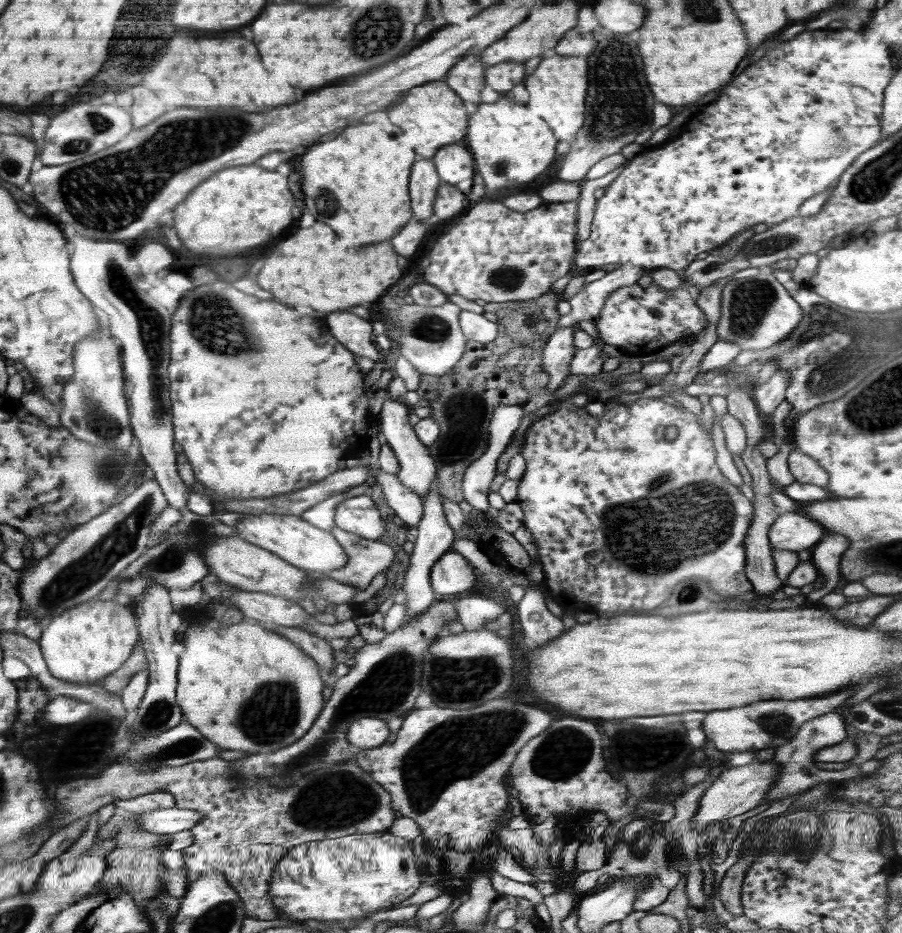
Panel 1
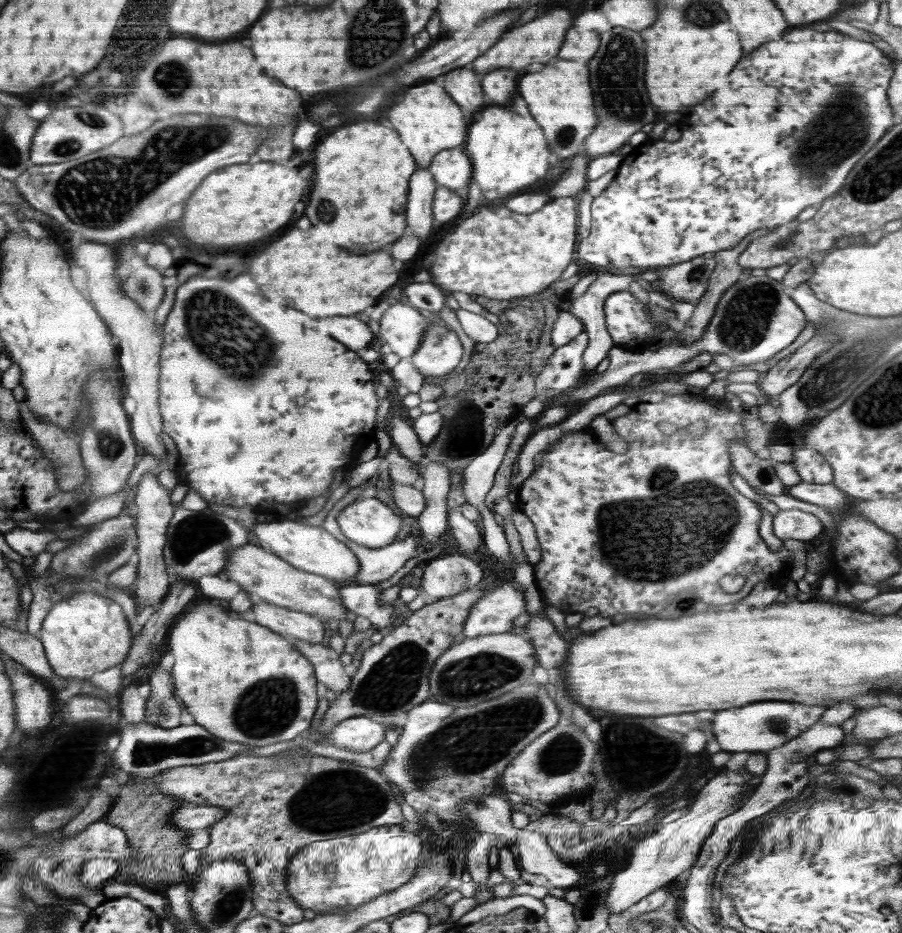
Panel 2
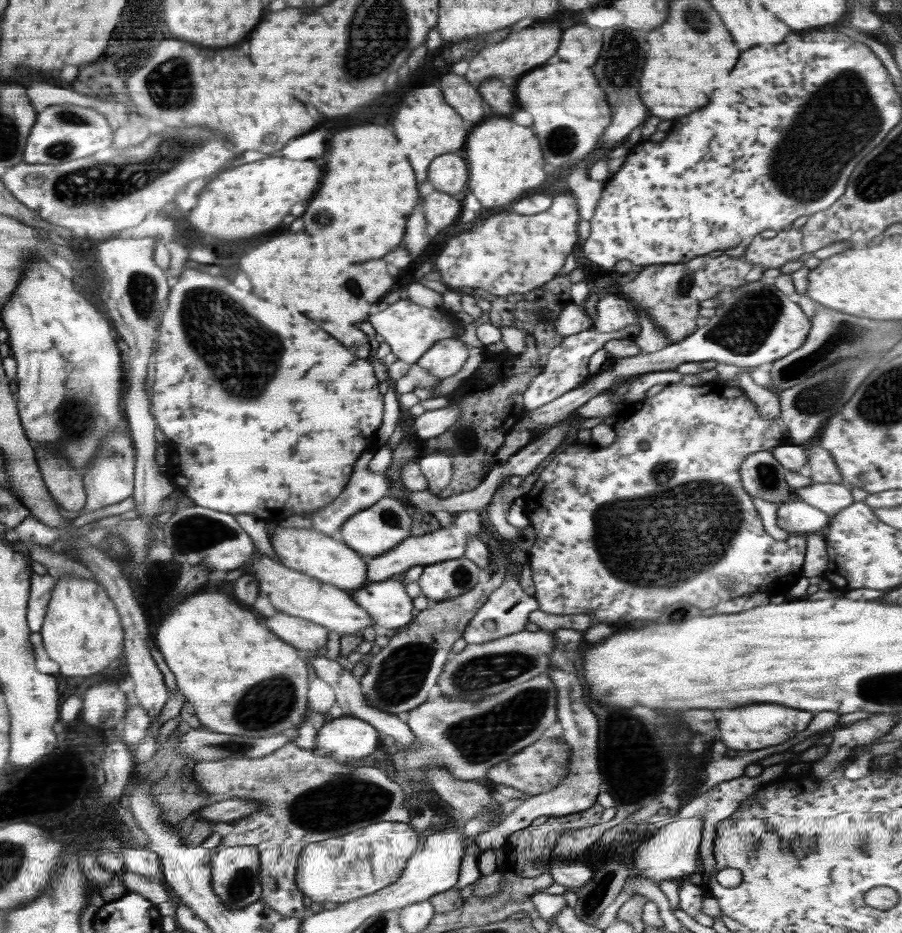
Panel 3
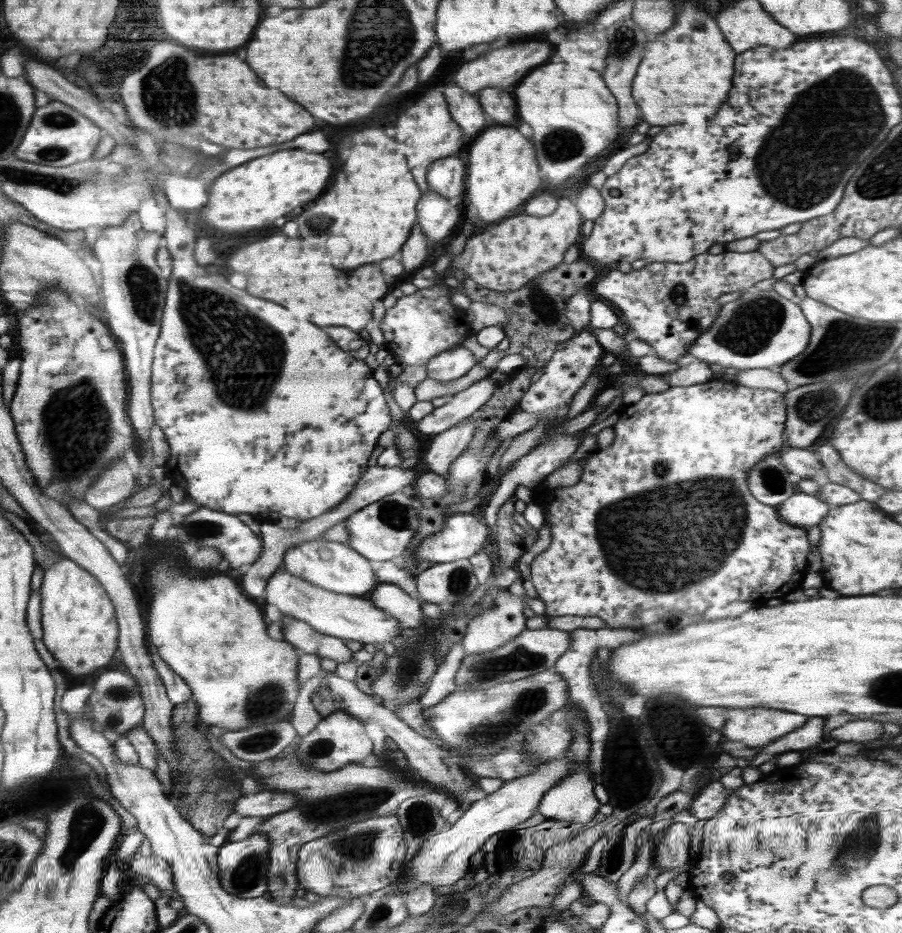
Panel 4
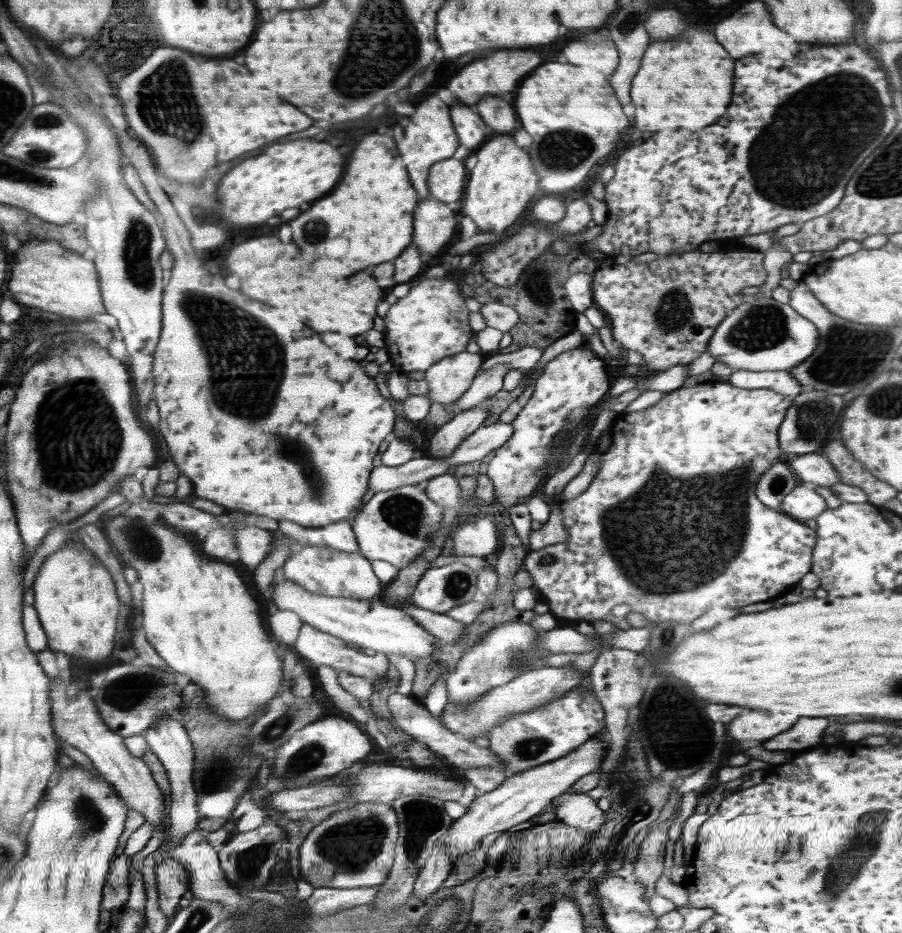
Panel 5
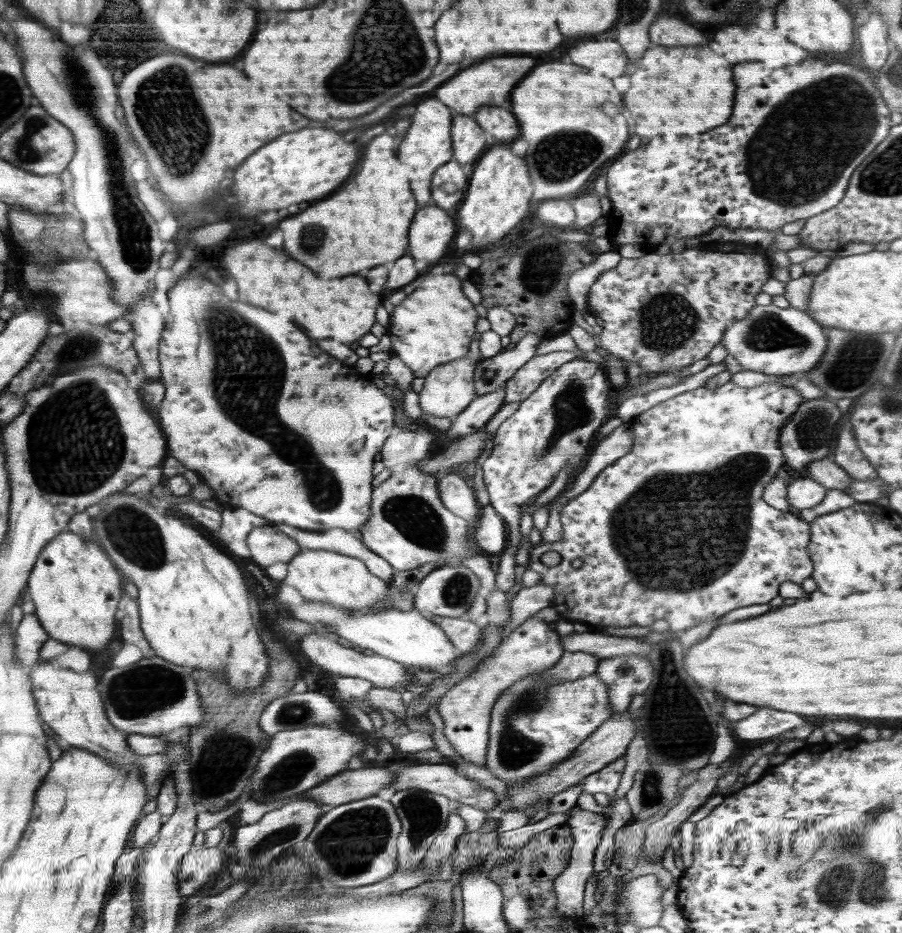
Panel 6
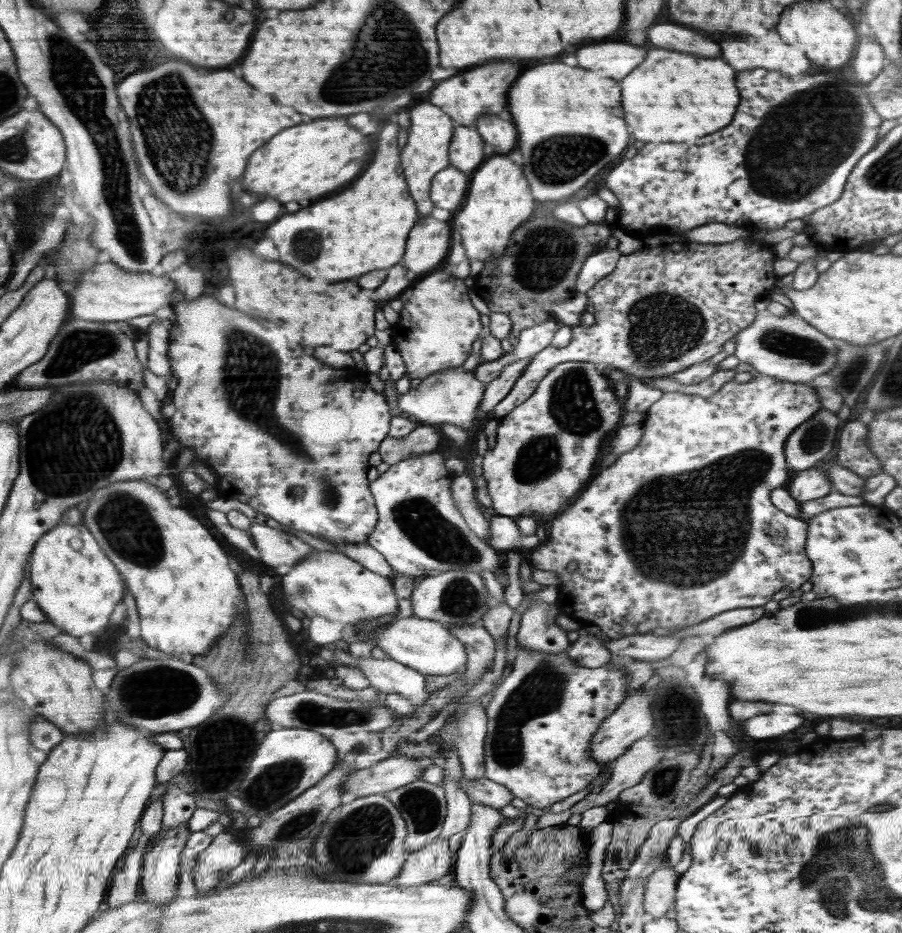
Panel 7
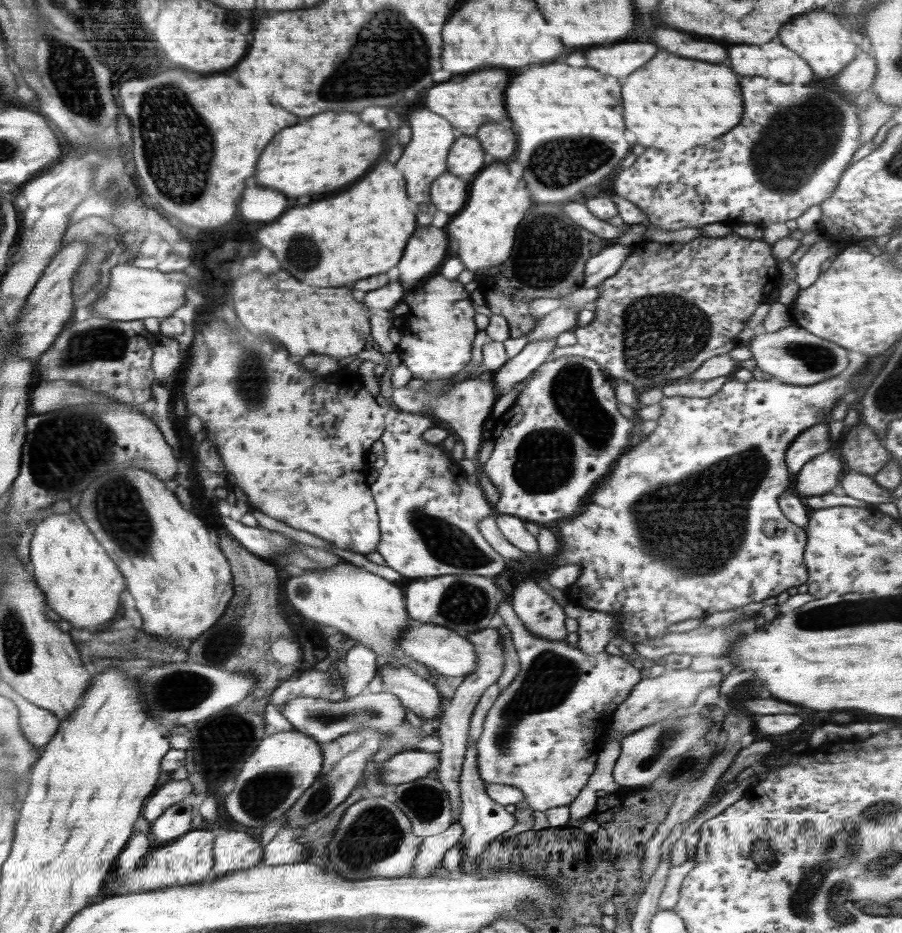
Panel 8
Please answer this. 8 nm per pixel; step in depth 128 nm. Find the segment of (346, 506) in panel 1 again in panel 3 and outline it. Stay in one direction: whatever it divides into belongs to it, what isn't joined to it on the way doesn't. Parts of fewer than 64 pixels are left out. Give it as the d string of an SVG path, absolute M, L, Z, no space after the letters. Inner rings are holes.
M388 496L381 498L368 508L363 508L360 512L355 512L344 521L338 531L343 543L369 559L380 554L384 555L400 545L402 540L410 536L411 524L412 518L402 505L402 501Z

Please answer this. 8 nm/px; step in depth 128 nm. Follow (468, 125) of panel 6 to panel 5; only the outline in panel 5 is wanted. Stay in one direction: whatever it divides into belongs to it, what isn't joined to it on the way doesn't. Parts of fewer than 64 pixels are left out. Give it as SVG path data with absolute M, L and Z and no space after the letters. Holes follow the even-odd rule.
M454 99L450 110L454 132L459 141L458 148L451 157L456 160L465 160L470 154L475 154L479 146L486 142L488 127L482 117L476 114L474 107L466 106Z

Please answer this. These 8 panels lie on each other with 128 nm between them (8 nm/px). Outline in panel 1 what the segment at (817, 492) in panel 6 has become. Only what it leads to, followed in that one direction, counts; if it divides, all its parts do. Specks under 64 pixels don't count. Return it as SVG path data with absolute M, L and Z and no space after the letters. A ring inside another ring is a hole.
M781 512L768 531L770 547L800 553L812 549L825 535L823 526L797 512Z

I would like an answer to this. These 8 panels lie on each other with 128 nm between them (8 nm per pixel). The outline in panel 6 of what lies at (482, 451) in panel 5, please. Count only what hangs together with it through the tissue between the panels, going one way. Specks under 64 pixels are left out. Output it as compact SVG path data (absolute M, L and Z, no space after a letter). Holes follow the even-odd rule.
M484 428L478 429L461 440L452 442L446 448L446 452L432 458L415 461L415 464L418 464L419 470L426 474L437 474L438 472L443 475L445 470L454 464L476 461L486 446L488 435Z

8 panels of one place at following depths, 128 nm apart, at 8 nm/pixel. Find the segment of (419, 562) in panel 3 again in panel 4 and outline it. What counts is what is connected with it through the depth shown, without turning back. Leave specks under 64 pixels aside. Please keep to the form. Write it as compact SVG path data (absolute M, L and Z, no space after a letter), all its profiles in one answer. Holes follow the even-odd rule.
M448 514L442 529L421 540L412 557L432 564L468 559L480 552L488 535L488 526L472 514Z

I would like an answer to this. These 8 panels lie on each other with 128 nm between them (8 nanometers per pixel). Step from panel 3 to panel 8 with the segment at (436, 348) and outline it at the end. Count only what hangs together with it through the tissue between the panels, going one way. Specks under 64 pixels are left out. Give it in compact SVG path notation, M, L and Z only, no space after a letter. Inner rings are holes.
M478 375L462 376L447 391L439 391L438 388L443 382L433 383L427 381L425 387L420 390L411 390L406 387L393 390L390 398L392 404L402 412L415 412L432 418L438 418L451 425L455 432L455 439L462 440L465 446L465 458L477 459L478 452L483 445L483 426L491 414L490 408L494 406L498 394L494 390L492 380L483 381Z

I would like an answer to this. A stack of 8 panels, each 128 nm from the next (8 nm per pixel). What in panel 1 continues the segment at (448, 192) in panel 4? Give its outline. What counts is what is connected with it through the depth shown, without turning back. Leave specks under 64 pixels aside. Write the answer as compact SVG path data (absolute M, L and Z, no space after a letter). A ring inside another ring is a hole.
M465 141L444 145L436 151L432 160L442 185L458 186L462 182L468 184L476 173L471 150Z

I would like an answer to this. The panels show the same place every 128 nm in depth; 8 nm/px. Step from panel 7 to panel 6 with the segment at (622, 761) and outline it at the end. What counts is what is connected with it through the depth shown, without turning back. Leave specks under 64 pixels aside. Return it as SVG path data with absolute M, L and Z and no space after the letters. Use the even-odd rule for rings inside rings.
M569 811L549 814L535 823L526 823L522 828L502 832L499 836L499 846L500 848L522 848L525 844L528 844L530 838L544 830L548 830L548 828L564 824L568 817Z

